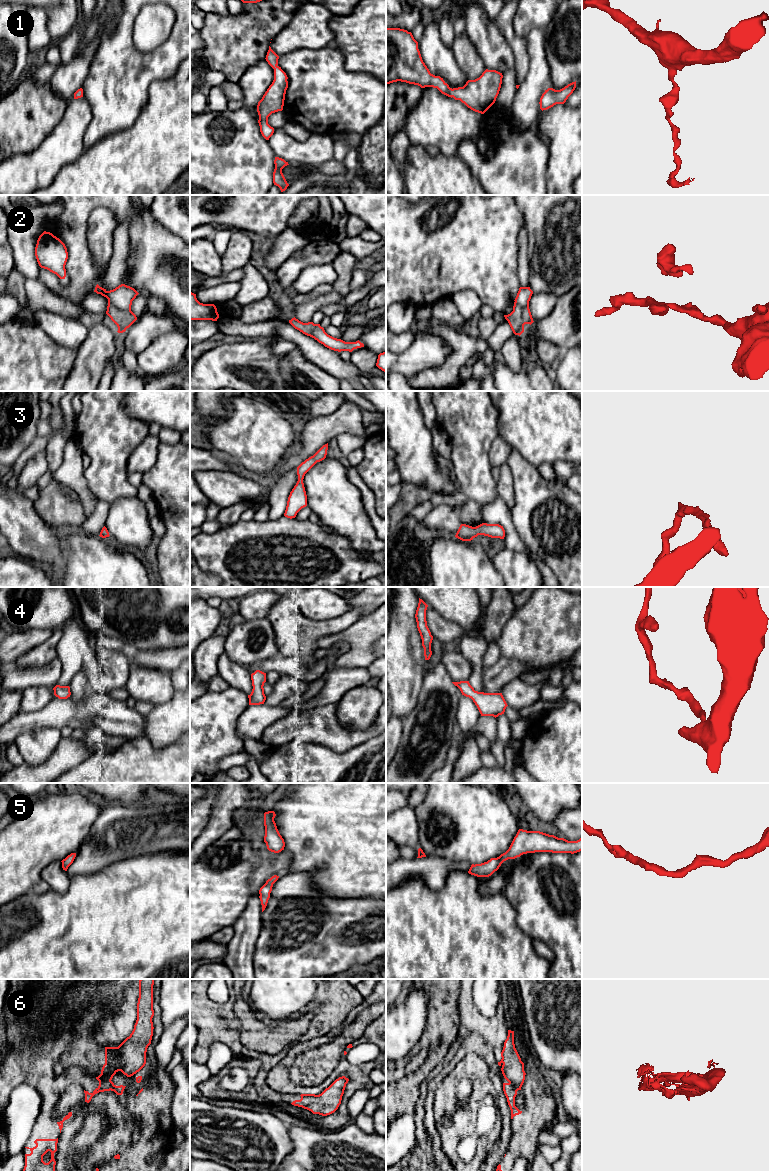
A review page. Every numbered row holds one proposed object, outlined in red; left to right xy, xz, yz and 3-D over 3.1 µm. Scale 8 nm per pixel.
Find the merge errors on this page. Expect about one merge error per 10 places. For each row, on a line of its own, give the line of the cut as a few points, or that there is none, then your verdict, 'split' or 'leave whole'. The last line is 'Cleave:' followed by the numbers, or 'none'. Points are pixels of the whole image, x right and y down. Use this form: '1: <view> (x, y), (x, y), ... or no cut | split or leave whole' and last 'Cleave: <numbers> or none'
1: no cut | leave whole
2: no cut | leave whole
3: no cut | leave whole
4: no cut | leave whole
5: no cut | leave whole
6: xy (99, 1080), (110, 1081) | split
Cleave: 6

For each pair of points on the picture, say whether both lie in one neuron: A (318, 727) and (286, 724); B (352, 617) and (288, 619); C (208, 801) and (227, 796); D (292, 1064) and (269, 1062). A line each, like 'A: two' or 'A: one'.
A: one
B: one
C: two
D: two

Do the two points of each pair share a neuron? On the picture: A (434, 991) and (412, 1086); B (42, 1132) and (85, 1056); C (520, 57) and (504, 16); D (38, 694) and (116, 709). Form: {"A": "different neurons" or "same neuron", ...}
{"A": "same neuron", "B": "different neurons", "C": "same neuron", "D": "different neurons"}

